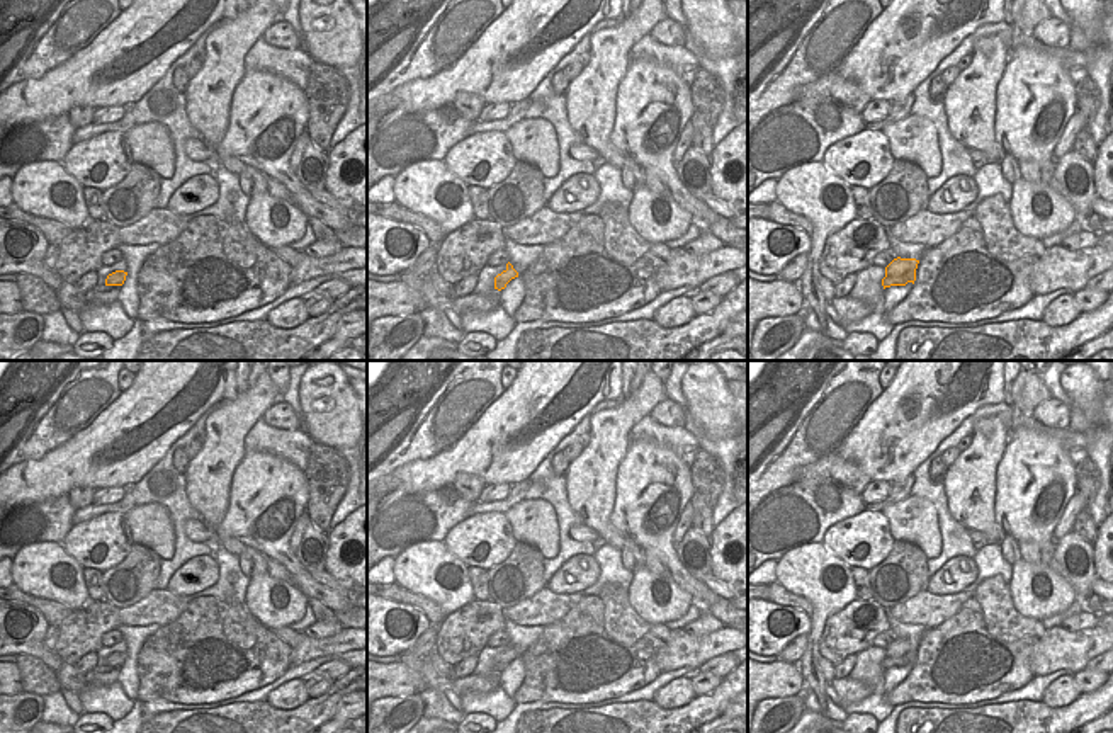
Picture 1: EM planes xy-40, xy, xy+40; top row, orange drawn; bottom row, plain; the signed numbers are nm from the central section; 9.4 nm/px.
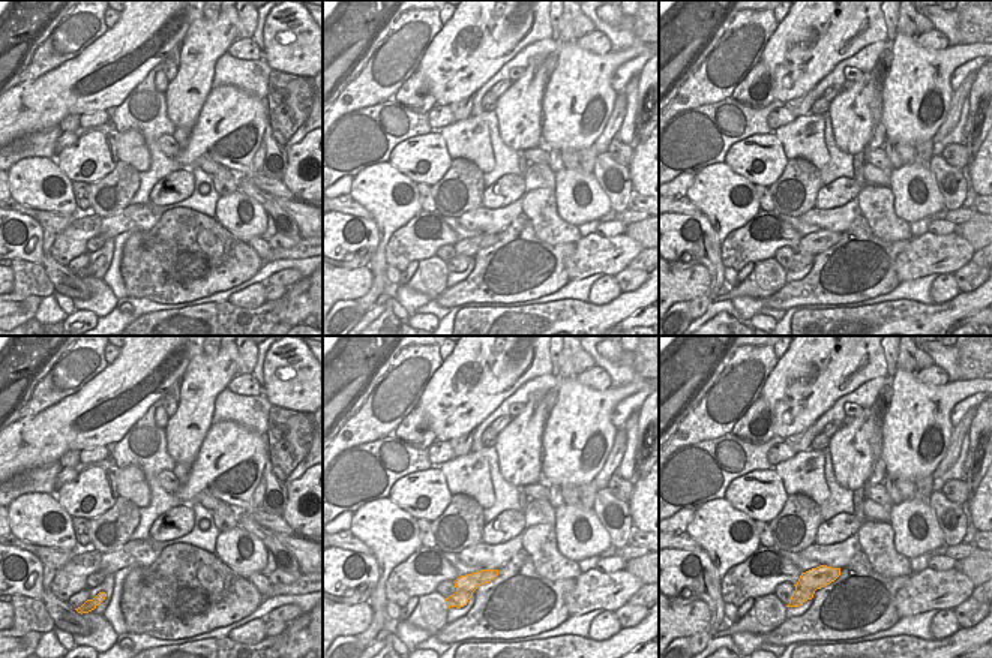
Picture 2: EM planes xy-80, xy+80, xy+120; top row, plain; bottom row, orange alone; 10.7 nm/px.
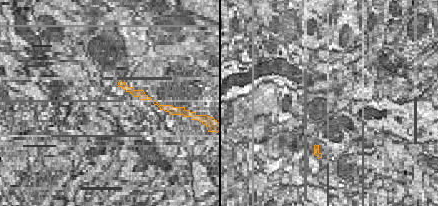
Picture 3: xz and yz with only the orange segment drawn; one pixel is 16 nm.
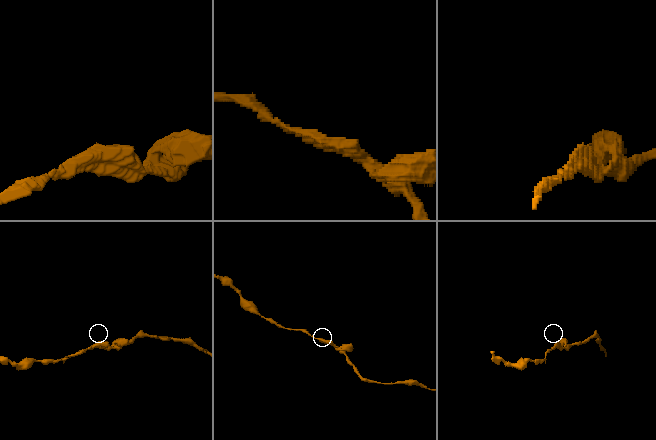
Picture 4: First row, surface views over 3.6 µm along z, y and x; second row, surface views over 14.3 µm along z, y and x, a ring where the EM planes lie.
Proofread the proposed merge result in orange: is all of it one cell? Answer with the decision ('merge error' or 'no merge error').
merge error

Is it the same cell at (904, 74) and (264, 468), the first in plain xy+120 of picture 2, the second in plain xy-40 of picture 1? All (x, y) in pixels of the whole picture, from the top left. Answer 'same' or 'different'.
same

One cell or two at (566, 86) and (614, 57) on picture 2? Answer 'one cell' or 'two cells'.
one cell

